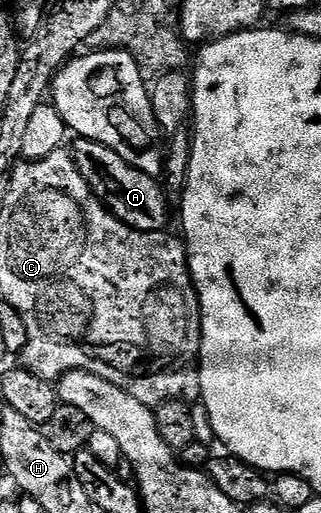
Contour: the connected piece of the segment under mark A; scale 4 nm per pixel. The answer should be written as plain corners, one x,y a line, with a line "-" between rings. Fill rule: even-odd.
83,137
79,144
79,168
83,179
87,179
91,191
122,223
141,233
160,233
168,226
165,224
169,221
171,201
158,178
139,171
131,163
127,163
123,155
111,151
111,147
103,143

